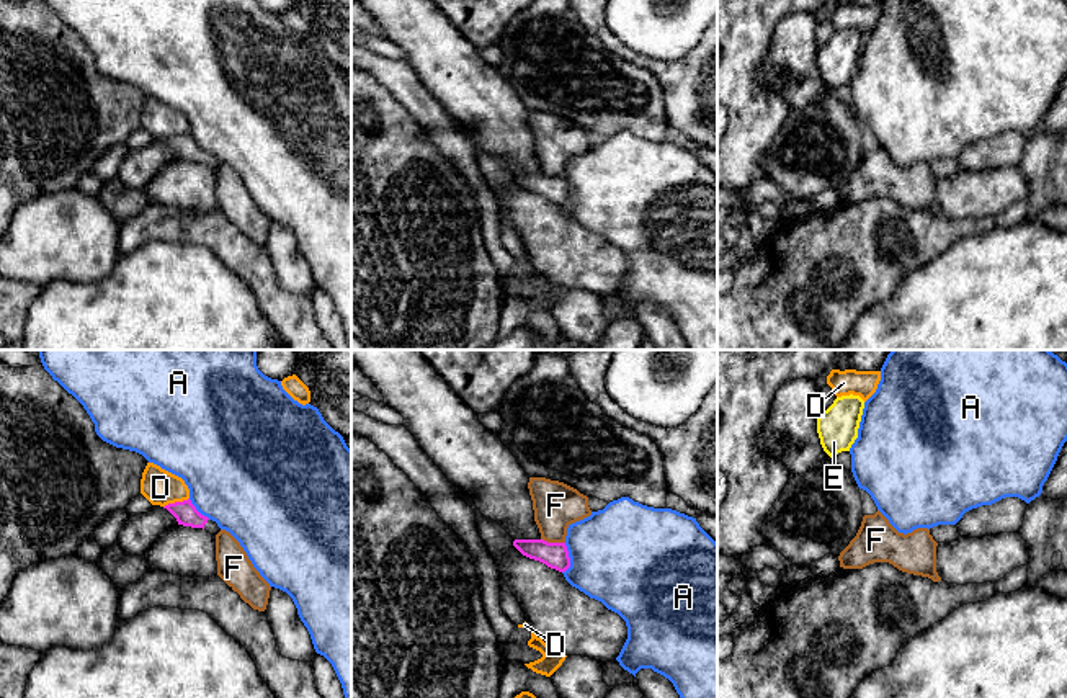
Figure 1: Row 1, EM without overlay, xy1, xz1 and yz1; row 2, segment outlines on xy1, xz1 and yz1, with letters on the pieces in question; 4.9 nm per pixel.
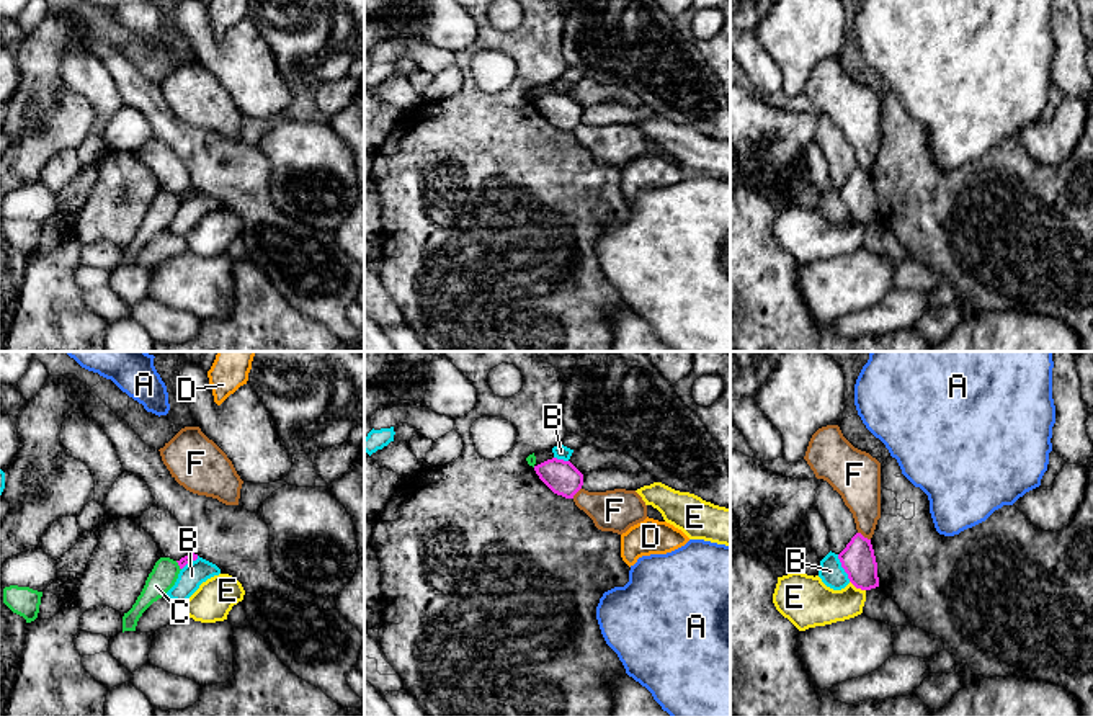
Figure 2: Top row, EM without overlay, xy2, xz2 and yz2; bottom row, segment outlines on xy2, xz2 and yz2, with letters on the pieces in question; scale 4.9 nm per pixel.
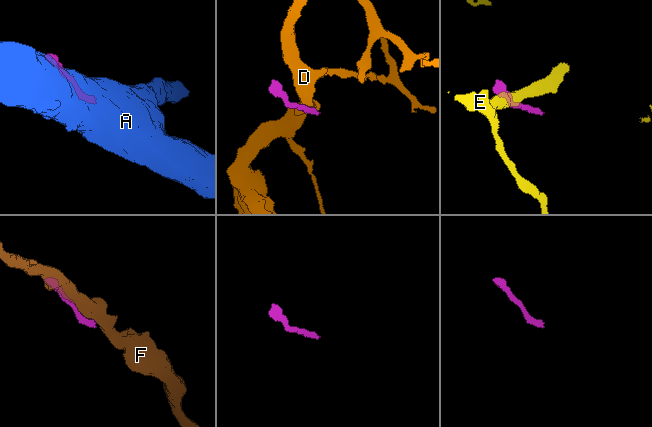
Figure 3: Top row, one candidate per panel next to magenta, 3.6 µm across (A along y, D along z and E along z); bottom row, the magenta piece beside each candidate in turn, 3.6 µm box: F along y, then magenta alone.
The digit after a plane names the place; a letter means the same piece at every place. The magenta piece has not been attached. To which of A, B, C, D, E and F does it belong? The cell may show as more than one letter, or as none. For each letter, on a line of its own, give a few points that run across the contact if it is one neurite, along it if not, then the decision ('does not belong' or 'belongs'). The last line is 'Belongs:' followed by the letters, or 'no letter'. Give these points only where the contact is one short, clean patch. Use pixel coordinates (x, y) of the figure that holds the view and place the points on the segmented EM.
A: xz1 (564, 543), (569, 553), (569, 566), (562, 572) | does not belong
B: yz2 (837, 554), (850, 581) | does not belong
C: xy2 (175, 561), (180, 569) | does not belong
D: xy1 (188, 497), (169, 502), (164, 507) | does not belong
E: yz2 (850, 581), (865, 590) | does not belong
F: does not belong
Belongs: no letter

